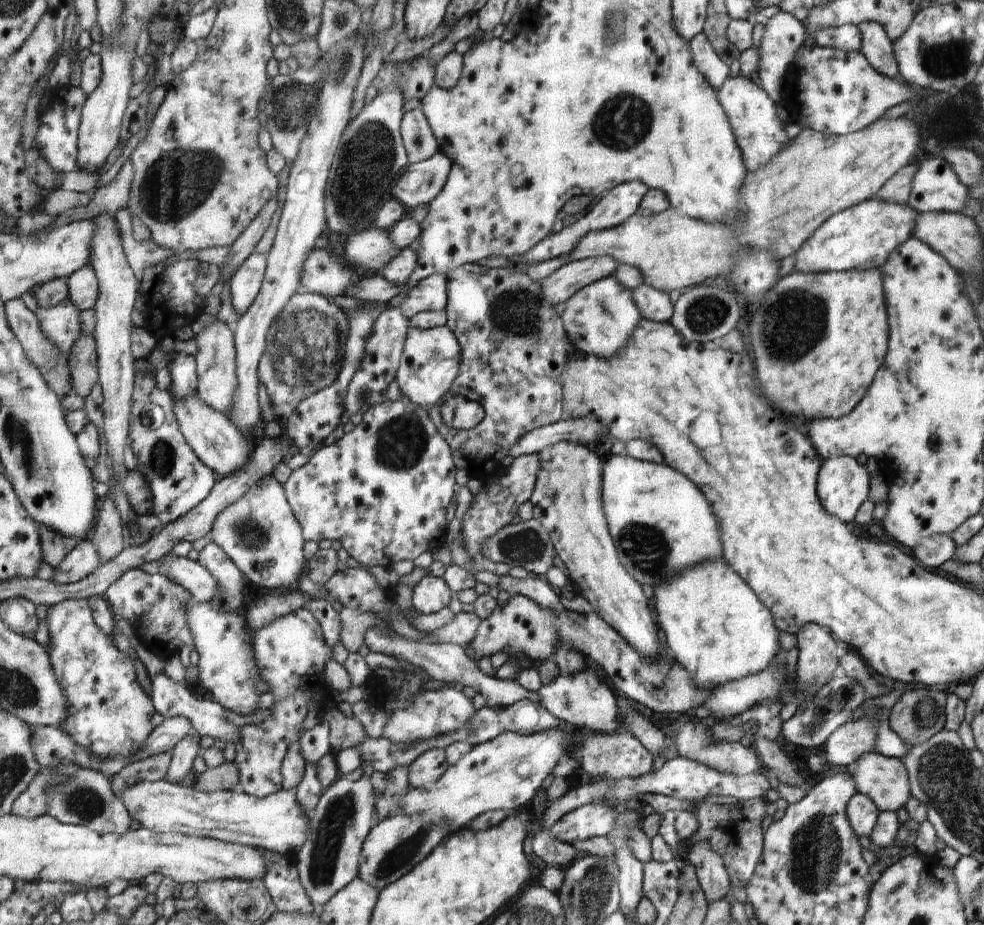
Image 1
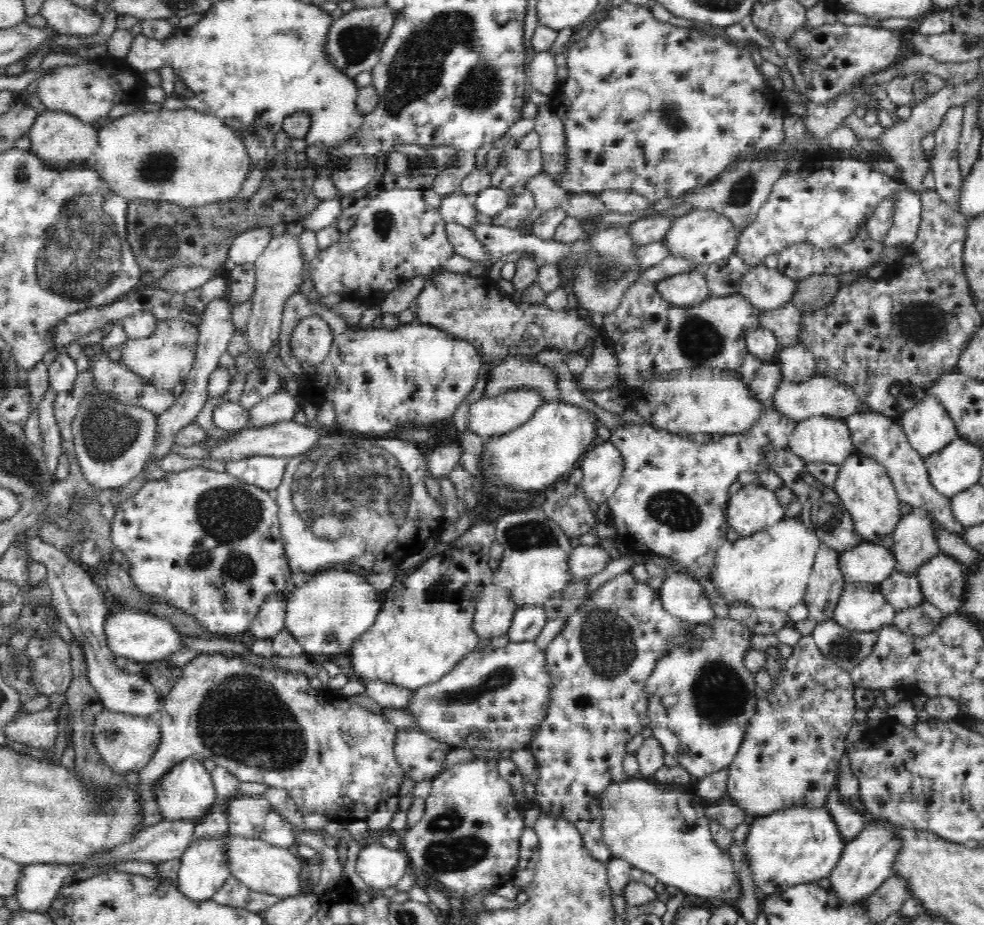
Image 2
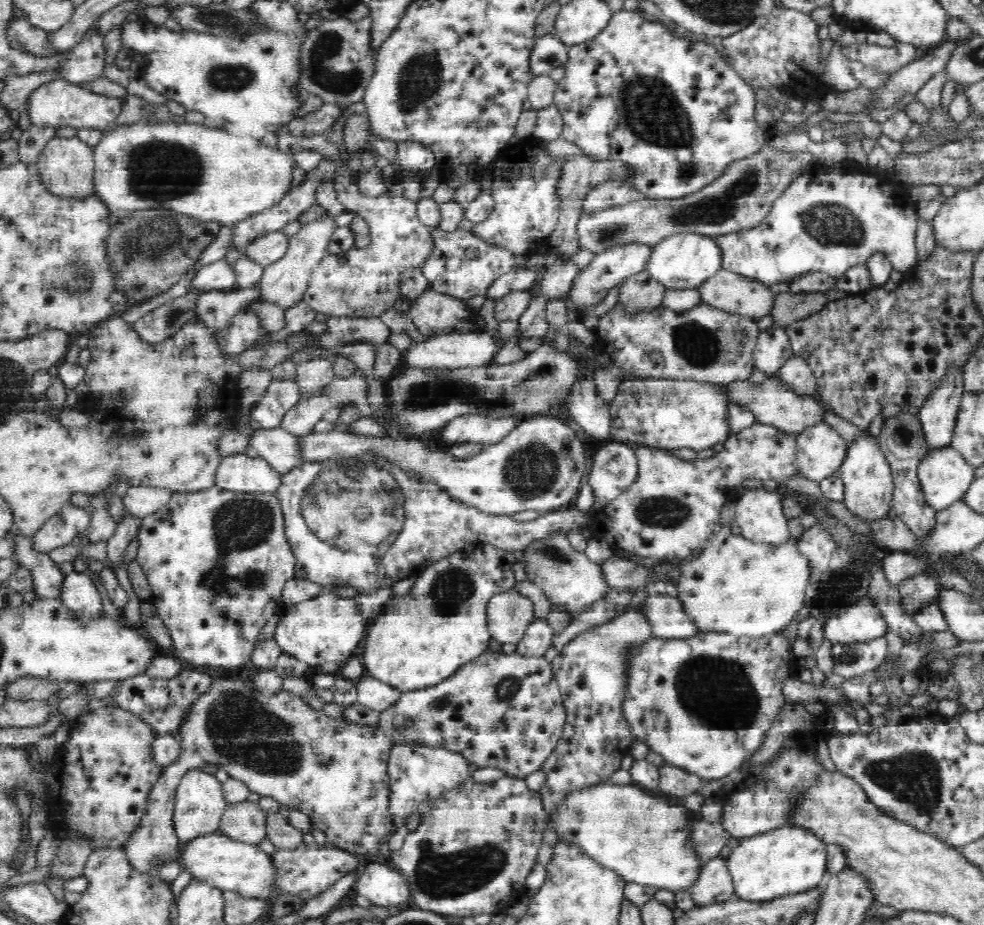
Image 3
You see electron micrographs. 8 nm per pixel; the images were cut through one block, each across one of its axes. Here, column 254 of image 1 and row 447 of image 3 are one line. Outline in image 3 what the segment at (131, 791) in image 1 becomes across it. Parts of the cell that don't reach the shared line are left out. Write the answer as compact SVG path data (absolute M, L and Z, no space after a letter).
M818 423L796 435L796 465L805 481L821 482L836 473L847 456L847 440L828 423Z

